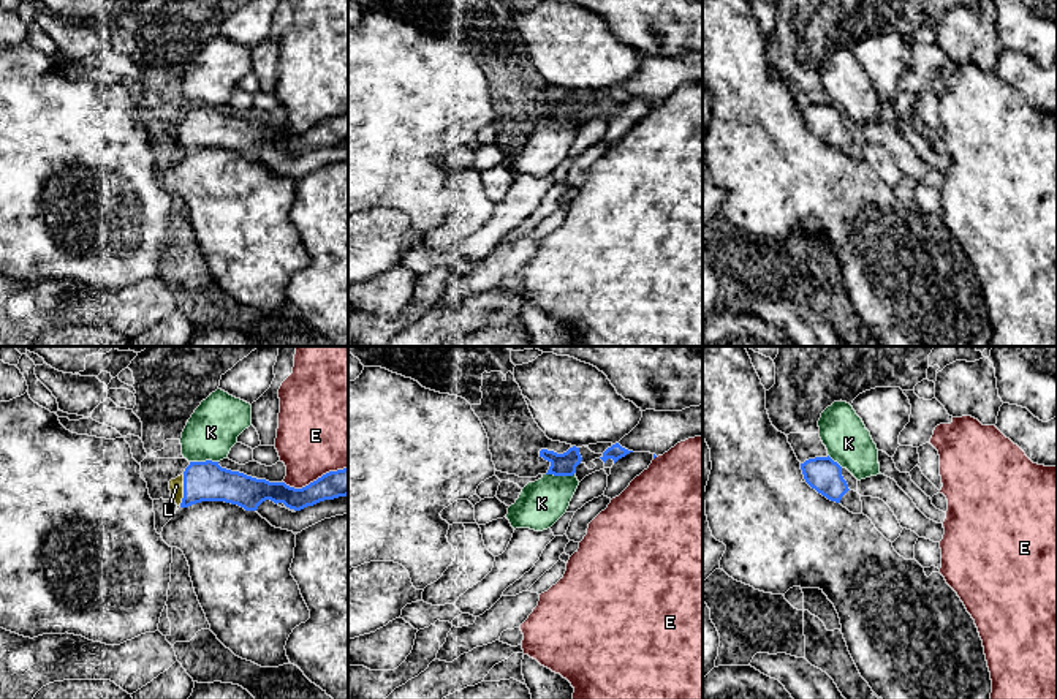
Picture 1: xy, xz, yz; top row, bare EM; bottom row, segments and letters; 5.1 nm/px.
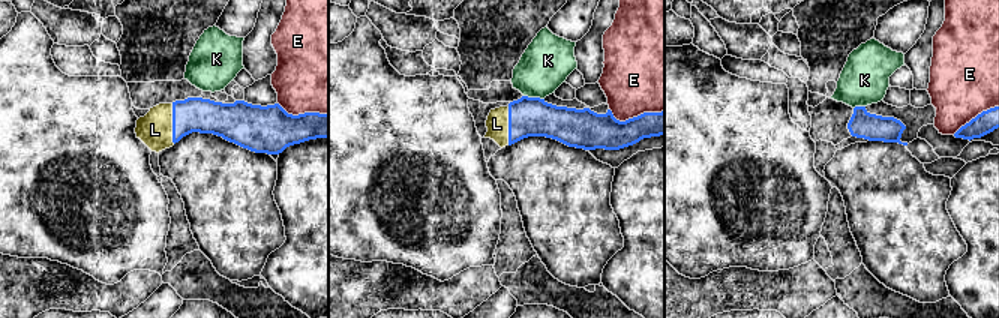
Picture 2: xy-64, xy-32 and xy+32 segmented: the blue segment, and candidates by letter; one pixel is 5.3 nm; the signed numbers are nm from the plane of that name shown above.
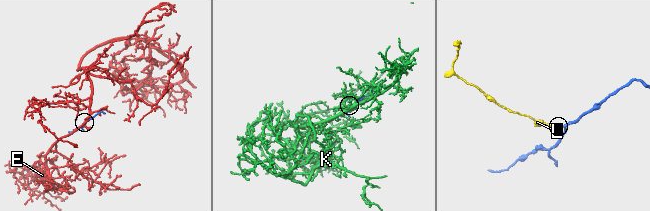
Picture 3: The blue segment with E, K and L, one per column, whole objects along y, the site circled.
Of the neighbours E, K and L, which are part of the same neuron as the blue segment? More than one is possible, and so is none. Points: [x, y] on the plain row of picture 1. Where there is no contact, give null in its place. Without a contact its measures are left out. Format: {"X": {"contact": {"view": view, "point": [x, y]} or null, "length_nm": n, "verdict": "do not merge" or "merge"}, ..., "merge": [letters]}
{"E": {"contact": {"view": "xy", "point": [317, 125]}, "length_nm": 340, "verdict": "do not merge"}, "K": {"contact": {"view": "xy", "point": [203, 108]}, "length_nm": 140, "verdict": "do not merge"}, "L": {"contact": {"view": "xy", "point": [184, 136]}, "length_nm": 160, "verdict": "merge"}, "merge": ["L"]}

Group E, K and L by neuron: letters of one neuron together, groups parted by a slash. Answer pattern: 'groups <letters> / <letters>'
groups E / K / L

